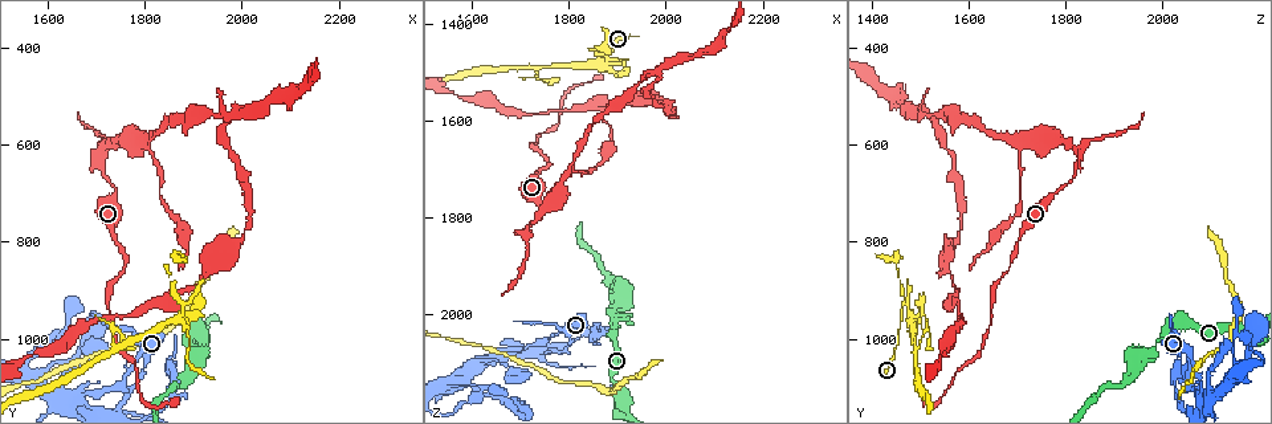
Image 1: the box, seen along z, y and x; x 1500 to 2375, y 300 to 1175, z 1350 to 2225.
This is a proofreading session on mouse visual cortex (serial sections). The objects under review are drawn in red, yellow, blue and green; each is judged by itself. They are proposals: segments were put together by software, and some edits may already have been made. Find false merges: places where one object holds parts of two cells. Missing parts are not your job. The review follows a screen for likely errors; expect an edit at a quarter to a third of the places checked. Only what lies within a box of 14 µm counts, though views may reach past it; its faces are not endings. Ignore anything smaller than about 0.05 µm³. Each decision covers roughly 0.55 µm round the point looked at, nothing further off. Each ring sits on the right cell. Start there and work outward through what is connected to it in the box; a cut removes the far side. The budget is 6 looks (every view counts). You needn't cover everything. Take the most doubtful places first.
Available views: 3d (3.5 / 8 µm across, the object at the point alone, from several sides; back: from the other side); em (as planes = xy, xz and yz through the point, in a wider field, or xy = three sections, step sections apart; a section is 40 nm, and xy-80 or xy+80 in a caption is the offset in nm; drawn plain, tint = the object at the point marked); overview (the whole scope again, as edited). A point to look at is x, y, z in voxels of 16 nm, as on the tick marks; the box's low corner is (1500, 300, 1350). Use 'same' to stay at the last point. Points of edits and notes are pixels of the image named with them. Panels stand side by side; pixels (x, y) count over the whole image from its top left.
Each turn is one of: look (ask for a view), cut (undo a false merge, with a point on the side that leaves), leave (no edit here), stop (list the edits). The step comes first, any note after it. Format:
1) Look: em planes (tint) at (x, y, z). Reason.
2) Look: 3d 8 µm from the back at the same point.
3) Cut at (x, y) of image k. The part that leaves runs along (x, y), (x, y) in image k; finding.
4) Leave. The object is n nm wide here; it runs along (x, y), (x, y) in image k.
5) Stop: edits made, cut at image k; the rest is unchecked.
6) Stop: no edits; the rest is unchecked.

Look: 3d 3.5 µm at (1870, 935, 1460). Sharp bend.

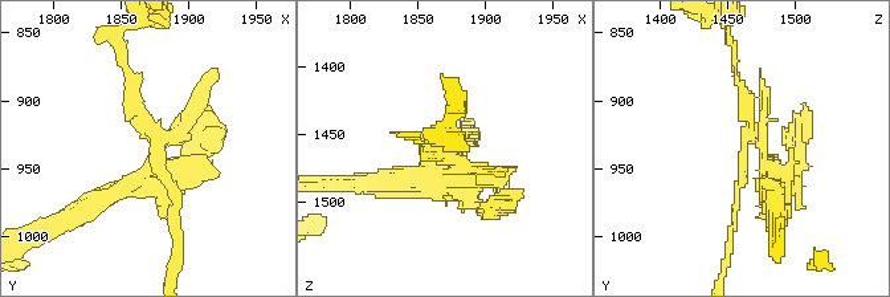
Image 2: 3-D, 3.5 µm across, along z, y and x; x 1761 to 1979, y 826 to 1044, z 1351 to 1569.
Look: em planes (tint) at (1874, 936, 1462).

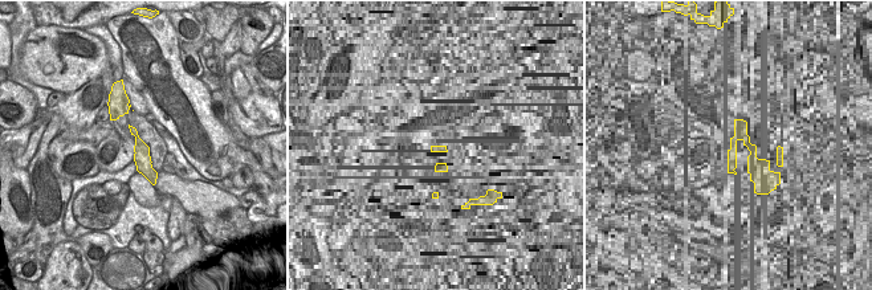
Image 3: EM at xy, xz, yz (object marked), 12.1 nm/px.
Cut at (788, 131) of image 2. The part that leaves runs along (756, 139), (776, 212) in image 2; two cells meet here.

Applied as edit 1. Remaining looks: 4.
Look: 3d 3.5 µm at (1860, 1080, 2025). Sharp bend.

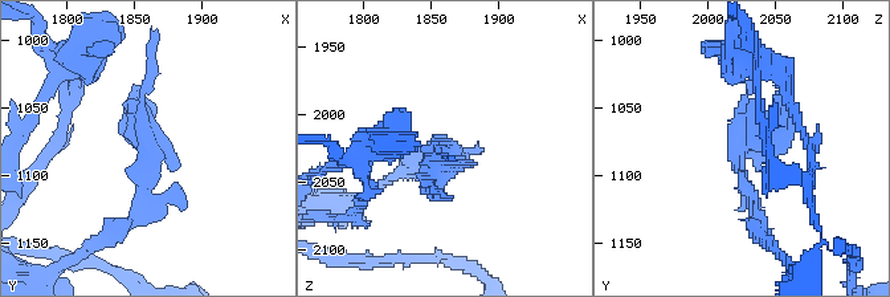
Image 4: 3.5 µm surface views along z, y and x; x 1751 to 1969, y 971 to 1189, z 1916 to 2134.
Look: em xy step 2 (tint) at (1860, 1086, 2020). Need the tissue.

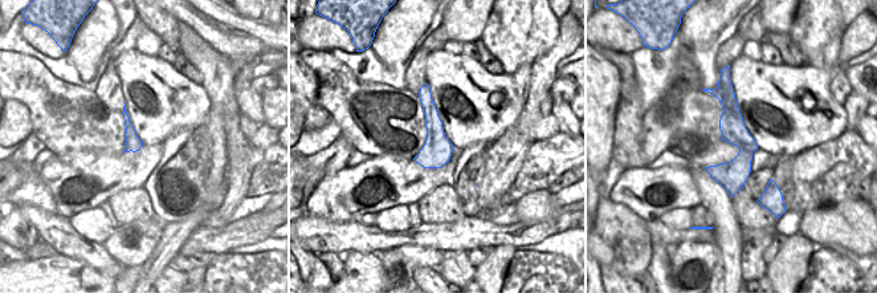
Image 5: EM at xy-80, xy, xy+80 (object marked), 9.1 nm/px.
Leave. One cell here.

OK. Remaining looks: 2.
Look: 3d 3.5 µm at (1625, 1115, 2090). Four or more arms meet.

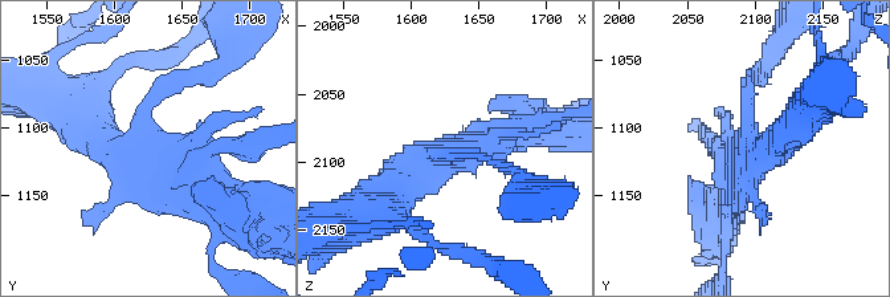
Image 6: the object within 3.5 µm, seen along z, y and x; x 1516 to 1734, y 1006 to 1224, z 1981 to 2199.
Look: em planes (tint) at (1626, 1120, 2094).

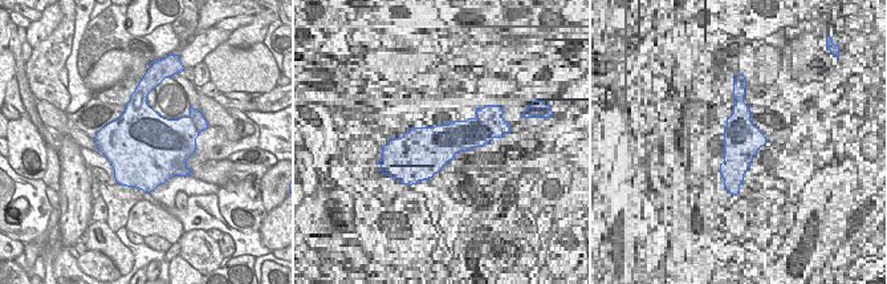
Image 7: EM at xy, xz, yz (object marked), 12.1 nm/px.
Leave. It runs along (521, 122), (428, 163), (379, 207) in image 6; continuous, no second cell.

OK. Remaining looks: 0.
Stop: edits made, cut at image 2; the rest is unchecked.

